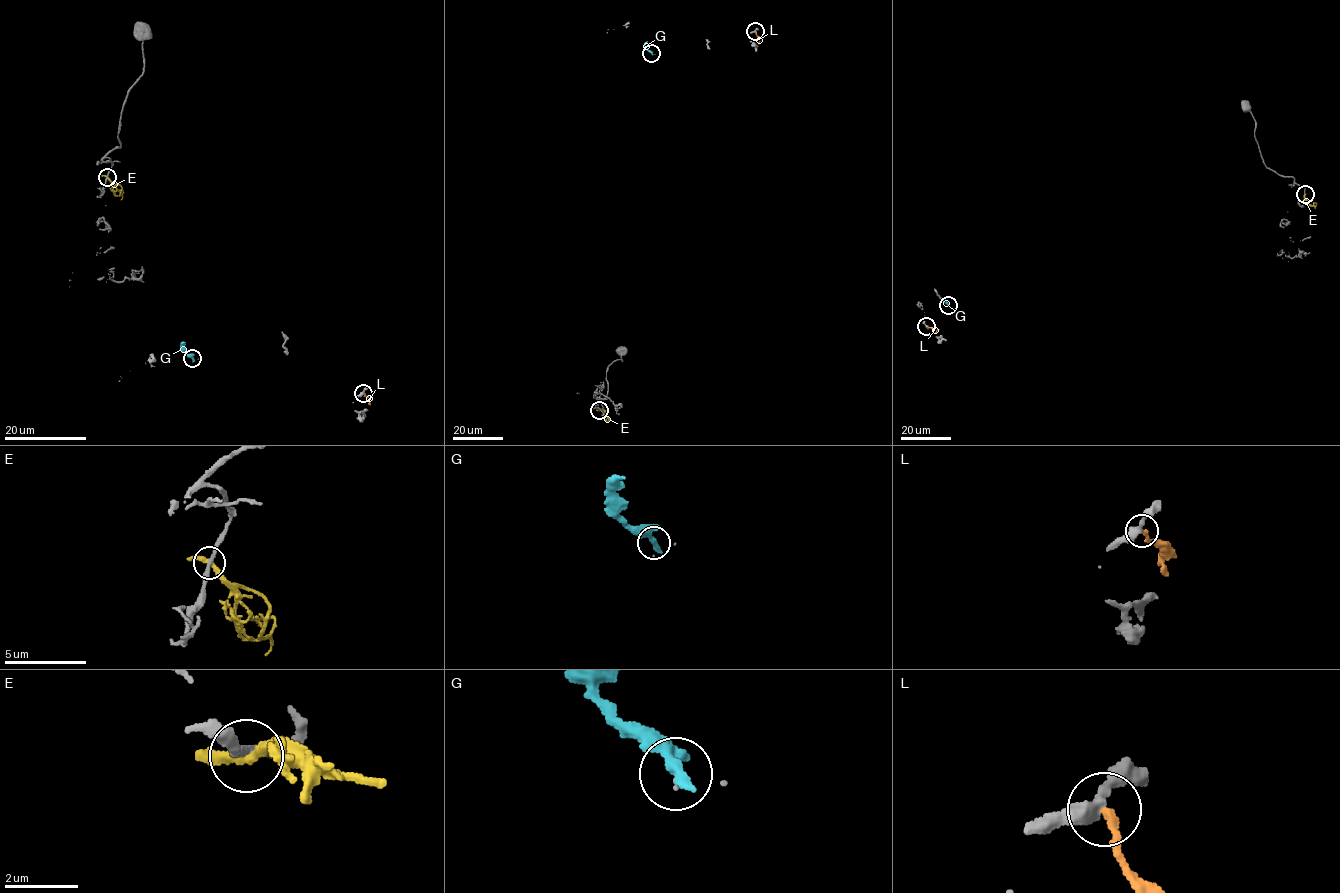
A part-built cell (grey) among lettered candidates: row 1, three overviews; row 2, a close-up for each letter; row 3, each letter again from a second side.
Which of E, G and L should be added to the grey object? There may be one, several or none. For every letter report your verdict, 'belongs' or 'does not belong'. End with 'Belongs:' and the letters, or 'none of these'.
E: does not belong
G: does not belong
L: does not belong
Belongs: none of these

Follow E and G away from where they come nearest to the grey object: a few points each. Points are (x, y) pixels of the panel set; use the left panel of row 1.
E: (106, 176), (112, 191), (120, 196), (123, 192), (120, 191)
G: (193, 358), (183, 351), (185, 342)

